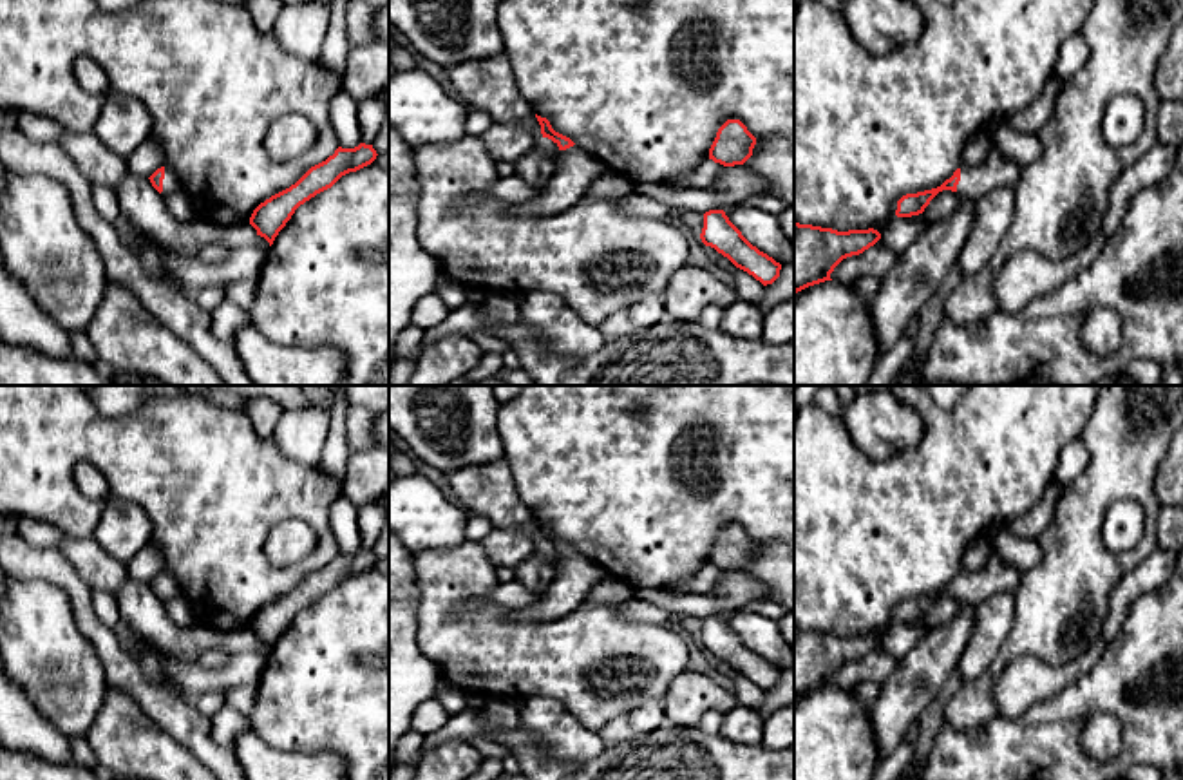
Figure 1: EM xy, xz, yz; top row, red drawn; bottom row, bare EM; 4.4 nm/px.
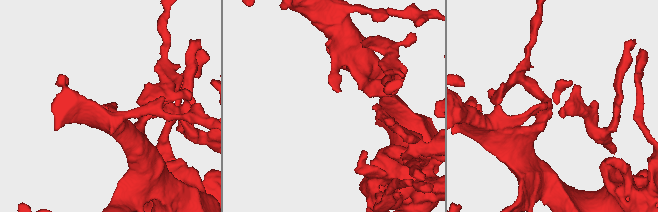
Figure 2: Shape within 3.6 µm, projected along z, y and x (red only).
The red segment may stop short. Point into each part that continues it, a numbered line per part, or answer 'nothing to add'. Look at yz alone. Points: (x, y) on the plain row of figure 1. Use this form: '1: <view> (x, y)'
1: yz (995, 578)

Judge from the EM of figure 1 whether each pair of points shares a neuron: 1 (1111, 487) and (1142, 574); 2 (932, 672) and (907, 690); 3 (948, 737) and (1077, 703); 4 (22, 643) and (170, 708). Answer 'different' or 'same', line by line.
1: different
2: same
3: same
4: different

